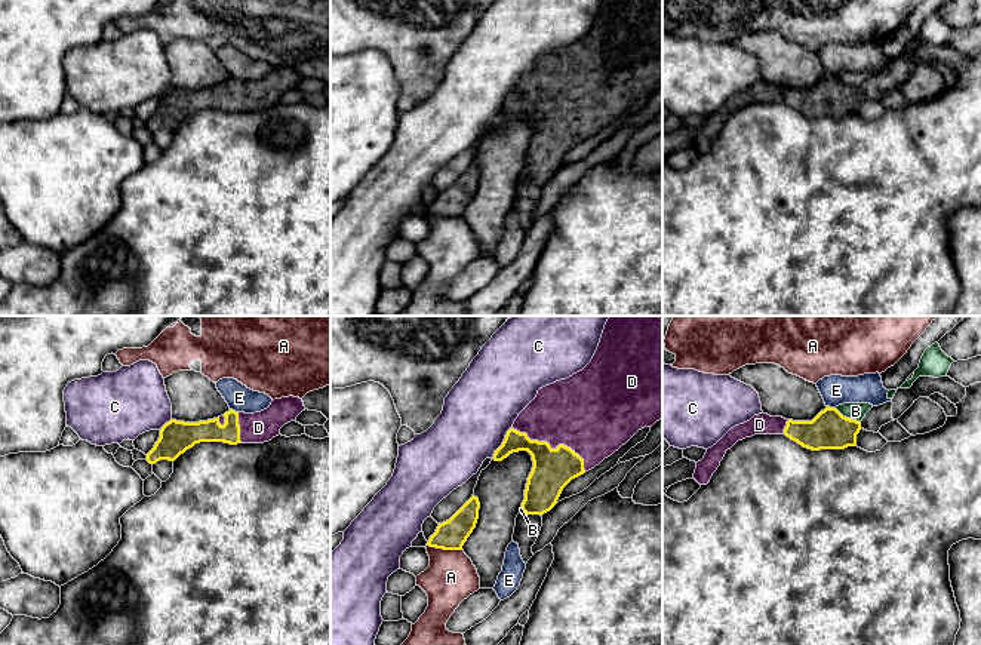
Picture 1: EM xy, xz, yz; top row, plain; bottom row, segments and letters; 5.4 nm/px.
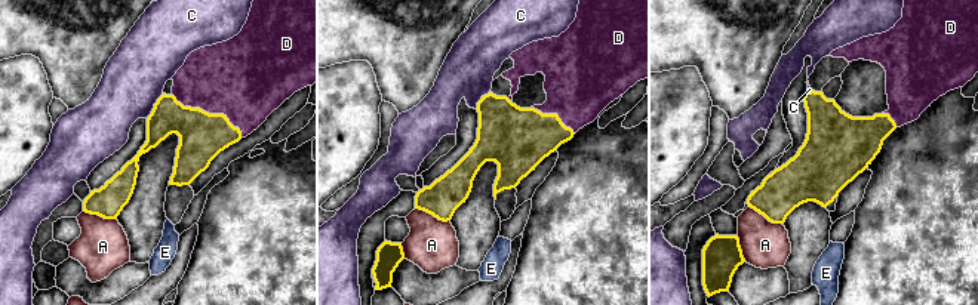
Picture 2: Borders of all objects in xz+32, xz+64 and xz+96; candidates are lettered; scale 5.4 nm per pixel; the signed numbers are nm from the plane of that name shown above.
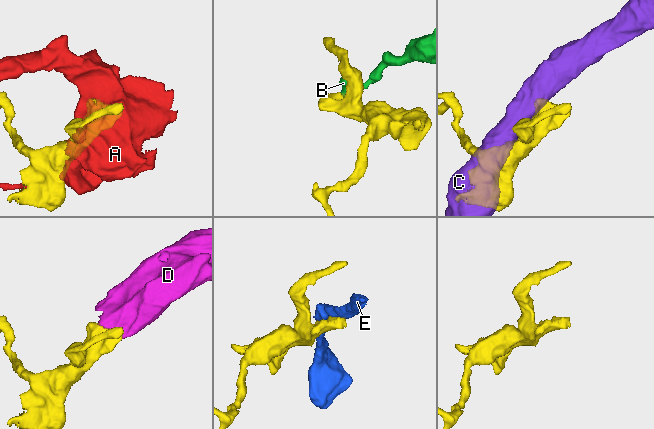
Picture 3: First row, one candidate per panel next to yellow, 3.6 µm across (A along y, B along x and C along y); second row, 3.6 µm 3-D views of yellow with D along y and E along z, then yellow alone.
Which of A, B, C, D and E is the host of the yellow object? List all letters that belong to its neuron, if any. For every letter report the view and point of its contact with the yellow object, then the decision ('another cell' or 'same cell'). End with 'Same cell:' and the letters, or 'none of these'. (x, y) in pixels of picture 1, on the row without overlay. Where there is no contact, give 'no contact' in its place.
A: contact xz (445, 217); another cell
B: contact yz (848, 86); another cell
C: contact xz (503, 110); another cell
D: contact xz (553, 117); same cell
E: contact xy (234, 79); another cell
Same cell: D

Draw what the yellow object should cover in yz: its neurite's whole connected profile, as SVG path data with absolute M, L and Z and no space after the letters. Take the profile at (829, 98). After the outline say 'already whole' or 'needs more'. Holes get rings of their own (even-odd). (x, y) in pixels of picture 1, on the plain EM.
M827 74L812 89L793 89L768 82L754 83L750 89L731 96L716 113L707 117L696 130L694 145L699 153L707 153L720 133L728 117L738 108L754 102L785 102L803 116L845 117L857 113L861 90L843 85L836 76Z; needs more

